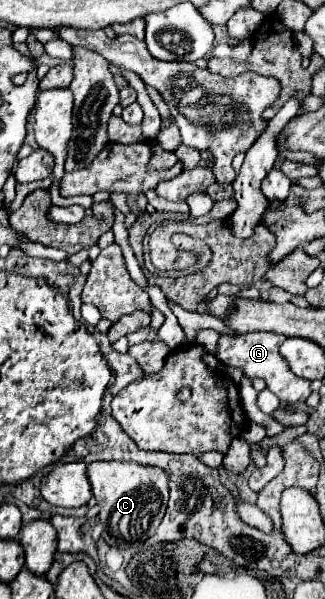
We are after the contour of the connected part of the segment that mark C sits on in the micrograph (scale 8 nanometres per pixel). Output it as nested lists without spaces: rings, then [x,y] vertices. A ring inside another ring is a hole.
[[[95,461],[87,465],[87,477],[99,505],[103,539],[121,549],[137,547],[155,535],[169,499],[169,475],[161,467],[149,467],[135,461]]]

